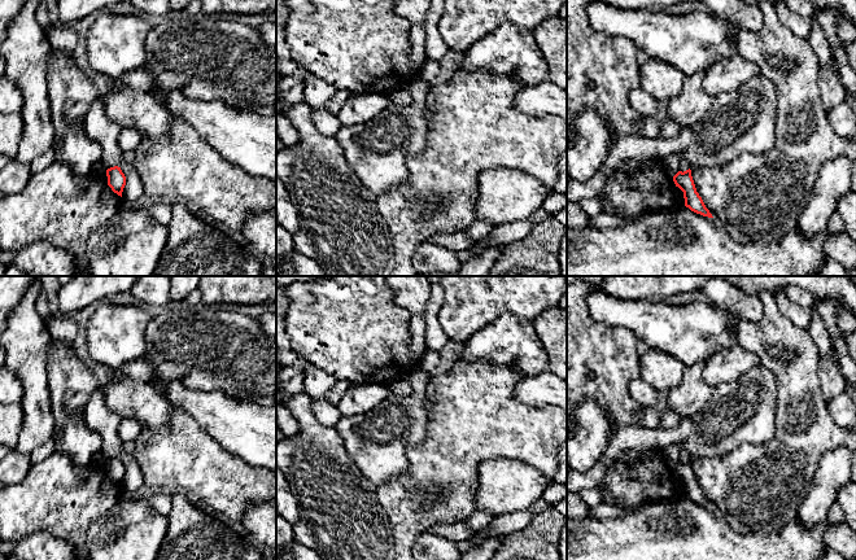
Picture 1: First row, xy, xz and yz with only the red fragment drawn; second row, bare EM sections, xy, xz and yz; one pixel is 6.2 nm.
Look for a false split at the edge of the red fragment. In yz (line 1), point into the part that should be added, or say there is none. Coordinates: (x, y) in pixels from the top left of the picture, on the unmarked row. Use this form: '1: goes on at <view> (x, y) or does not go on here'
1: does not go on here

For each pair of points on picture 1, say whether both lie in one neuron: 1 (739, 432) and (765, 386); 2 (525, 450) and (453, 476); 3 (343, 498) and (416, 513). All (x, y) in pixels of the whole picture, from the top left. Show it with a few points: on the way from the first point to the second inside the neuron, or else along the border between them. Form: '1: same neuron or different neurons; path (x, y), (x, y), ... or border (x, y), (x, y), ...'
1: same neuron; path (739, 420), (739, 414), (754, 398)
2: same neuron; path (507, 449), (480, 449), (471, 458)
3: different neurons; border (375, 486), (378, 503), (385, 512), (393, 534)

